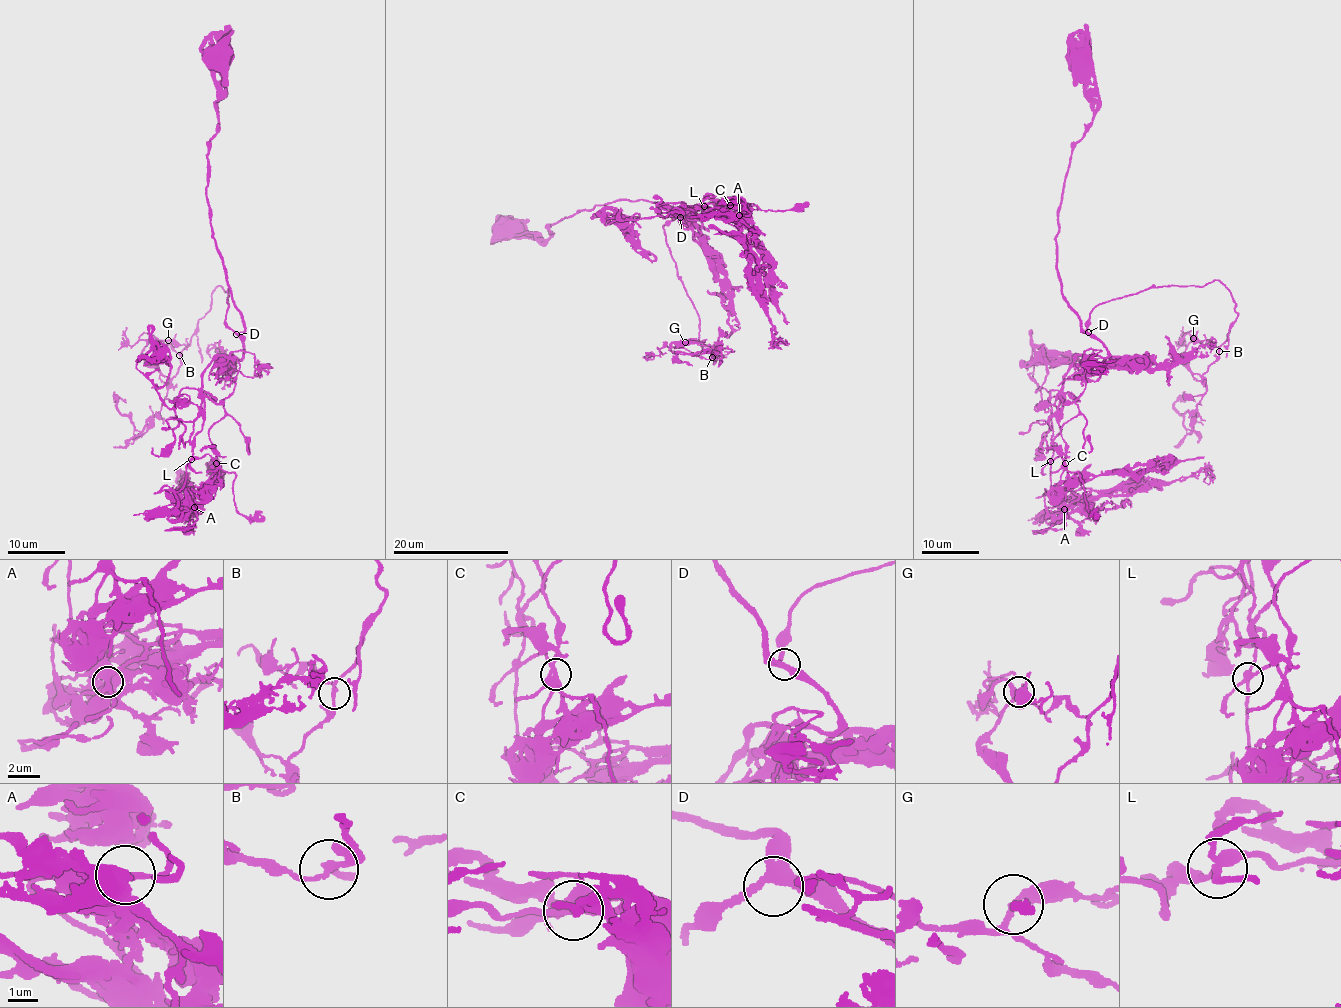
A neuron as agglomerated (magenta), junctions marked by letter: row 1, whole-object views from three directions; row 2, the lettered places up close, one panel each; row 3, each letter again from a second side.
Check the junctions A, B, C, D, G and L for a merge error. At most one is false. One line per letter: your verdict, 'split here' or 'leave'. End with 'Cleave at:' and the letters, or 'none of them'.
A: leave
B: leave
C: leave
D: leave
G: leave
L: leave
Cleave at: none of them

